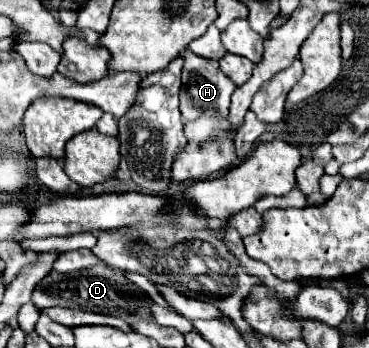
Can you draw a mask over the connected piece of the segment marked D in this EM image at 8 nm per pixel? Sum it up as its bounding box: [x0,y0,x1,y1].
[33,263,151,323]

